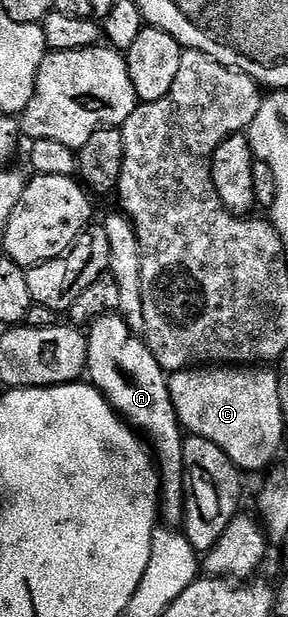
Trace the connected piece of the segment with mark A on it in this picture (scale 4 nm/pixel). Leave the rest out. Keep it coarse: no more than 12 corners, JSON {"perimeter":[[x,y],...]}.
{"perimeter":[[118,313],[88,326],[85,376],[148,442],[181,526],[184,430],[166,370]]}

